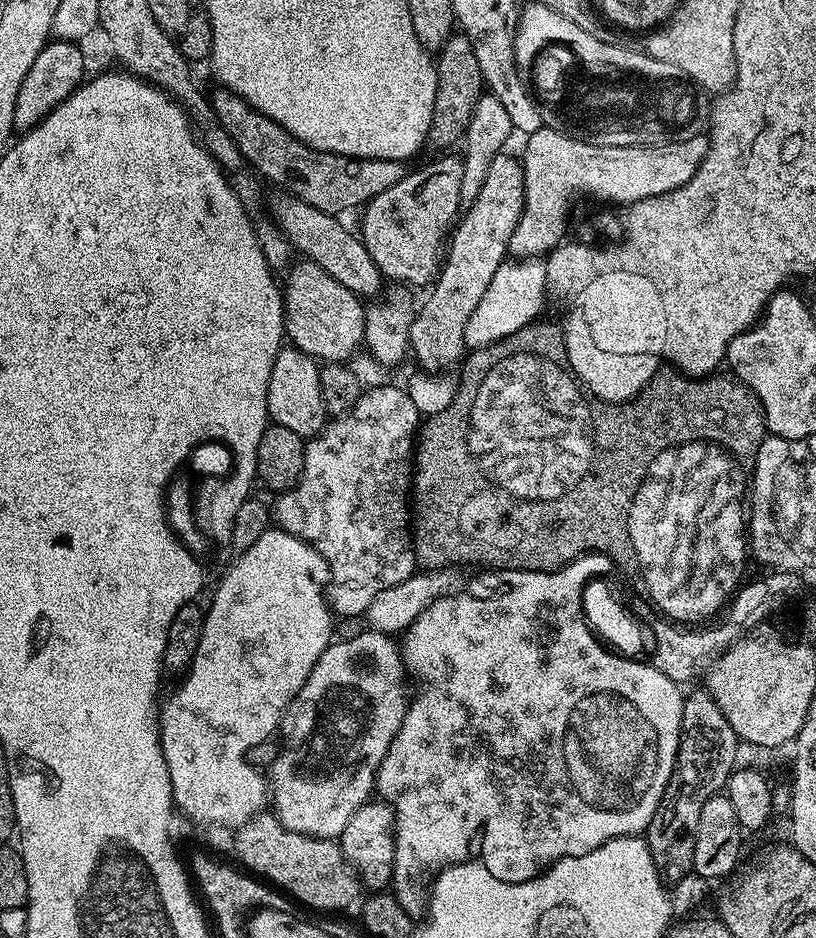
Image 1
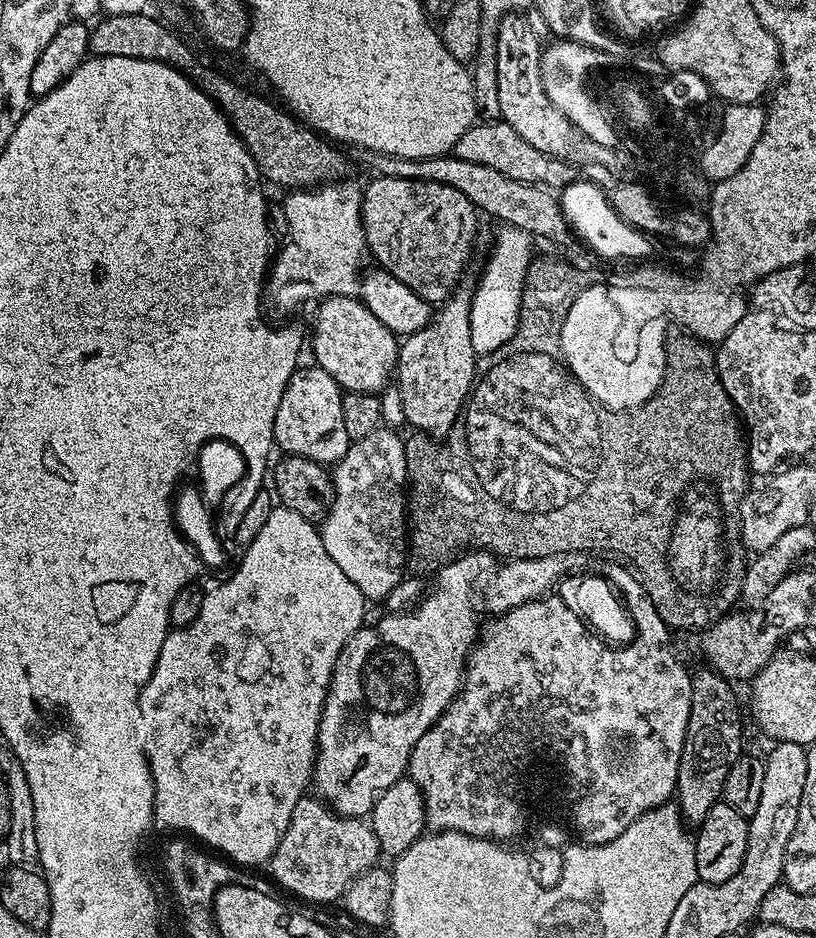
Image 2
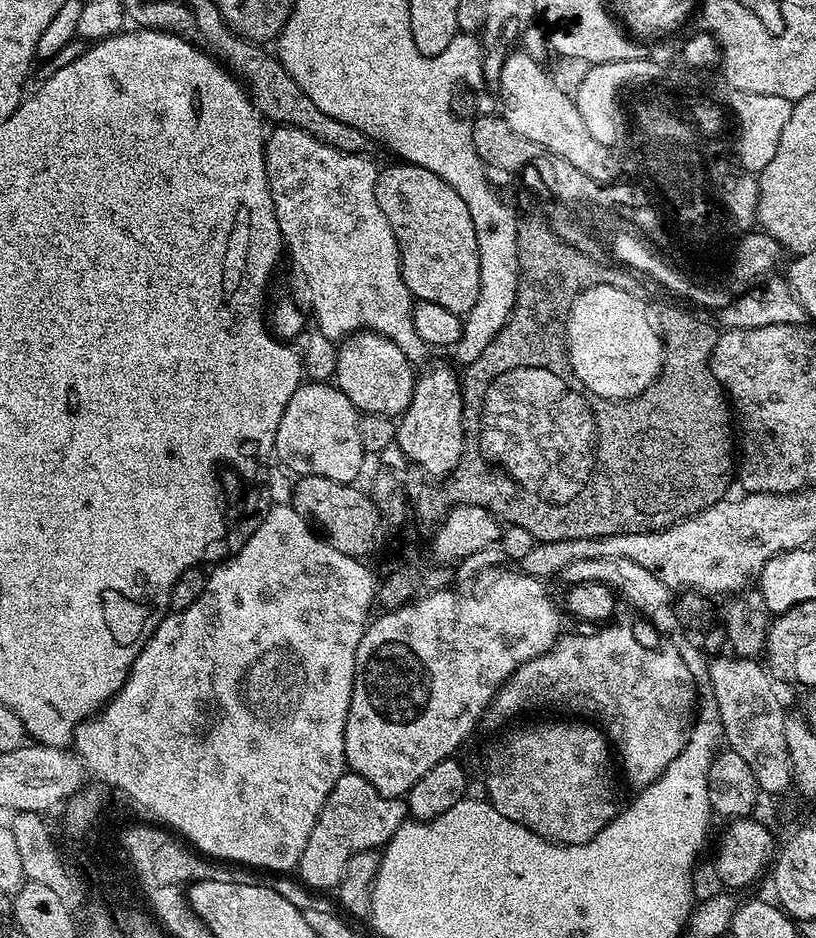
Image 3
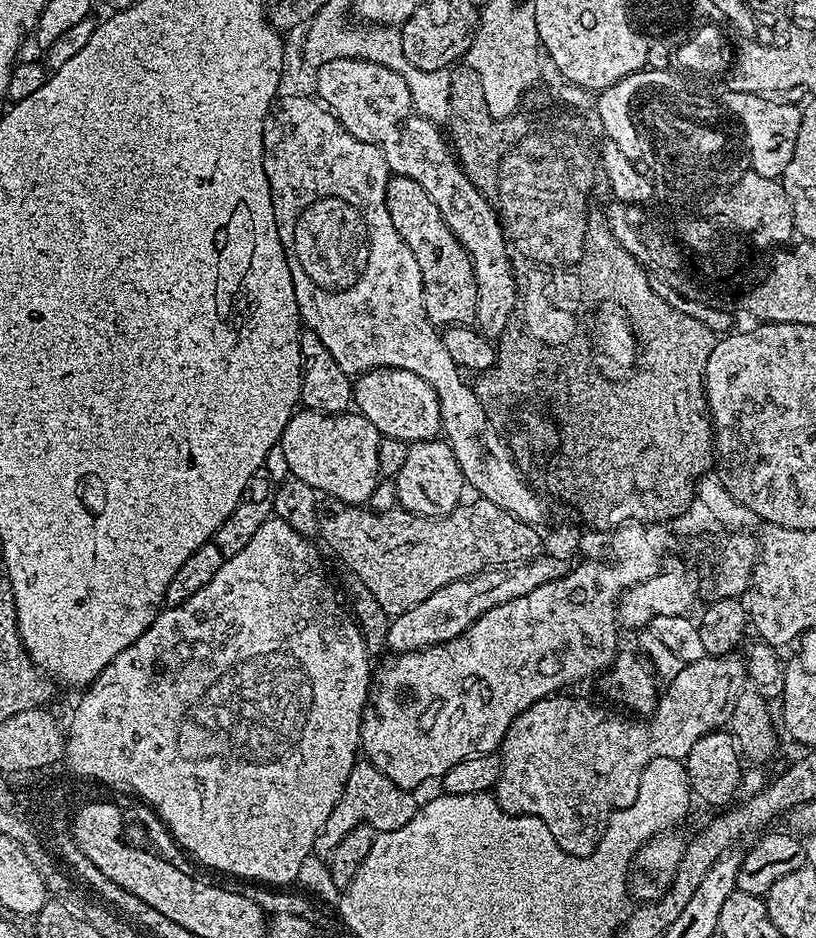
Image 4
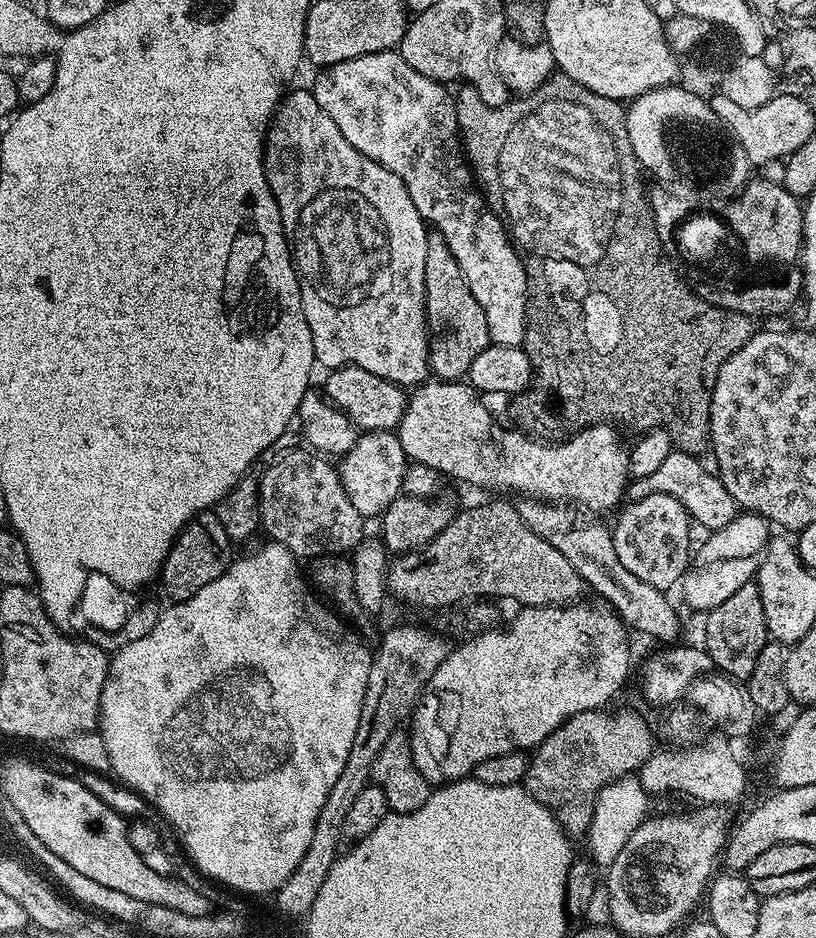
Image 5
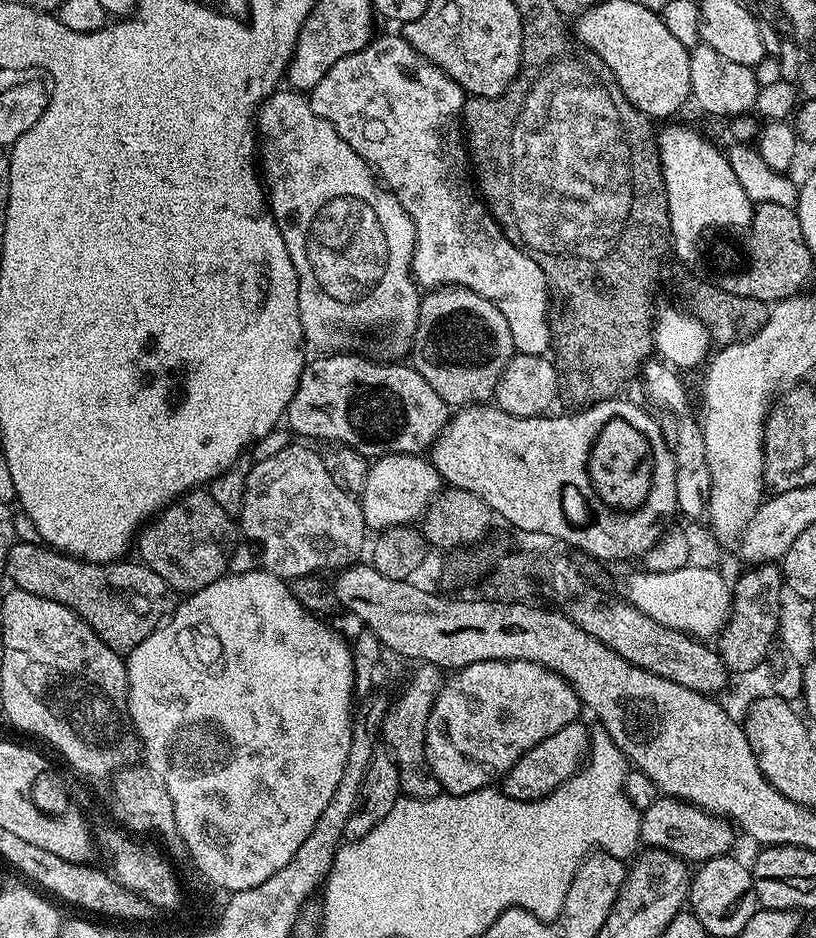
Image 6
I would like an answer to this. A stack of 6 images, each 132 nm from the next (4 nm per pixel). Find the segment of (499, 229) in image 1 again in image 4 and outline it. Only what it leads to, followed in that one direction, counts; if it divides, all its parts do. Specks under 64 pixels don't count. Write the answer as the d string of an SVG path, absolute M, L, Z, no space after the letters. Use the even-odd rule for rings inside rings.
M443 438L409 443L406 462L402 462L402 470L398 470L394 483L400 499L399 507L416 516L445 516L459 508L465 499L462 466L458 466L454 450Z

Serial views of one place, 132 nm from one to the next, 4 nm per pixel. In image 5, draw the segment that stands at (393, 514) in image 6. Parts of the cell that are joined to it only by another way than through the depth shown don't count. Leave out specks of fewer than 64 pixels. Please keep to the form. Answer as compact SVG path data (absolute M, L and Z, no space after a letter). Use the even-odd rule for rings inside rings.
M395 431L364 432L357 435L354 446L345 456L339 457L338 471L342 486L364 518L383 517L385 510L401 495L404 487L404 469L410 461L402 450L402 442Z

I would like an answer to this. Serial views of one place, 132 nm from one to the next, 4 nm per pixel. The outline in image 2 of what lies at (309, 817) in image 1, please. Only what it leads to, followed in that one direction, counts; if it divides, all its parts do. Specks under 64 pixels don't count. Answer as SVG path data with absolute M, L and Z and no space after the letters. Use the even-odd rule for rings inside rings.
M485 550L465 552L439 571L435 577L435 580L437 579L436 589L433 592L431 589L419 601L418 606L395 614L386 614L382 618L382 622L378 623L378 626L369 629L364 627L359 628L350 638L347 646L340 651L340 657L334 666L334 674L332 675L332 681L328 687L326 702L322 710L320 729L318 730L318 738L316 739L316 765L312 767L312 784L314 785L314 792L316 788L315 795L323 800L325 804L329 805L332 811L338 812L342 816L367 817L371 813L373 806L378 802L378 798L382 798L382 794L386 794L386 790L390 790L390 786L394 786L394 782L405 779L412 751L414 750L414 746L418 746L418 738L422 738L422 734L426 734L426 730L430 730L433 722L438 717L444 715L446 709L452 704L452 699L456 697L456 693L460 691L463 685L468 653L472 651L478 640L476 612L472 609L472 583L488 567L490 567L489 569L493 567L492 561L494 561L493 554Z

